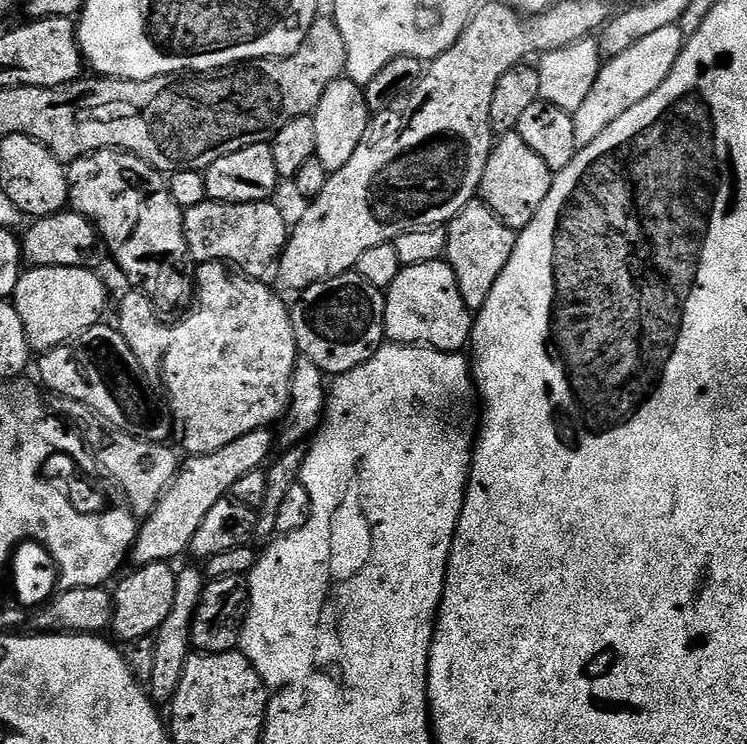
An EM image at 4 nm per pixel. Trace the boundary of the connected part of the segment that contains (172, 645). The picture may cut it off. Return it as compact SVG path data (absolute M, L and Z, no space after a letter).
M180 568L176 574L178 590L174 590L174 606L166 622L154 633L156 645L154 646L154 674L150 685L150 695L157 705L164 706L176 697L182 674L186 670L186 662L193 655L192 647L192 619L200 605L204 593L206 576L203 571L196 568Z

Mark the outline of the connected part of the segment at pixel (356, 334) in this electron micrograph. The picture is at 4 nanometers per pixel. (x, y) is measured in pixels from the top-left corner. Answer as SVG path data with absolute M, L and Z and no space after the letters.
M354 270L305 288L299 293L300 301L290 308L297 353L310 358L314 366L332 378L362 366L386 340L384 298L381 289L370 286Z

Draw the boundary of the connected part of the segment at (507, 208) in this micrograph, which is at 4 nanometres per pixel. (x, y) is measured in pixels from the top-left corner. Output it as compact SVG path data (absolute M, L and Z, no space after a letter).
M505 132L493 143L486 170L482 170L478 196L507 228L519 230L532 221L534 214L538 214L538 206L546 202L553 175L550 166L546 166L546 162L522 142L519 134Z

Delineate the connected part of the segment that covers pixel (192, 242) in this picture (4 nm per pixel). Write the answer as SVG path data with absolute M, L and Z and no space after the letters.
M207 199L198 206L184 209L184 233L189 257L196 259L197 265L218 260L235 266L243 275L264 278L268 271L273 271L288 245L290 220L288 224L283 210L272 200L223 204Z

